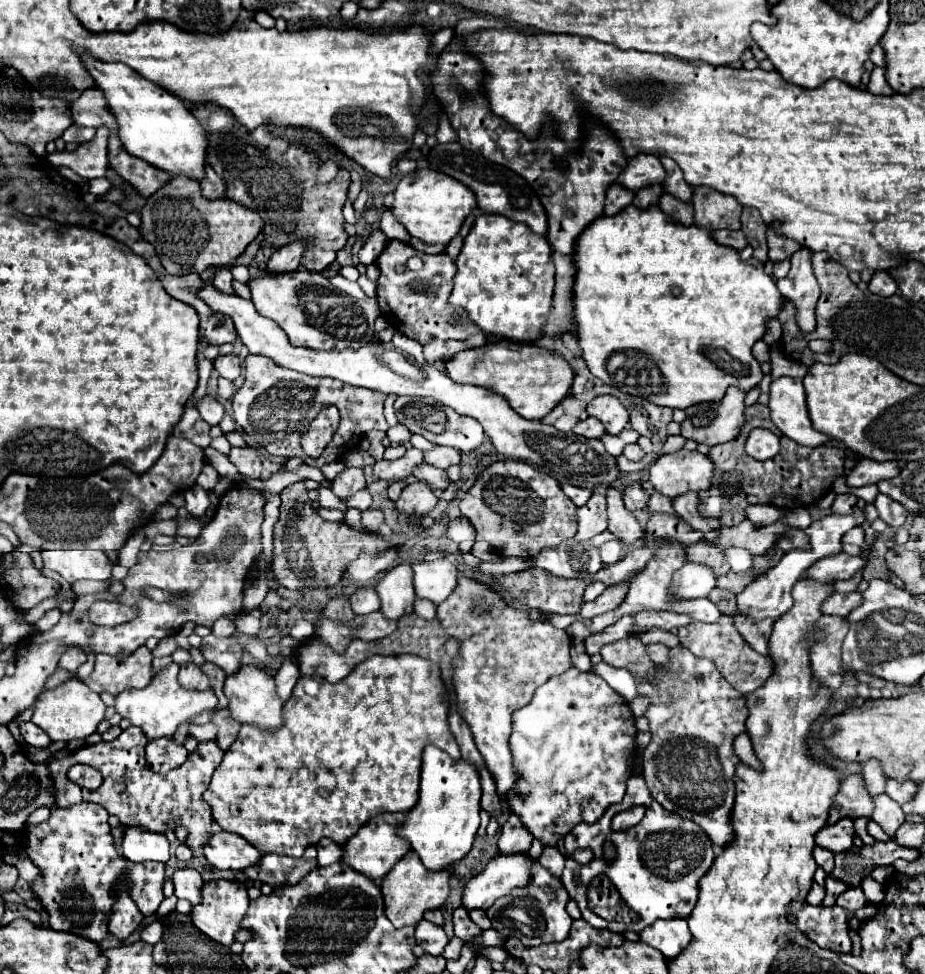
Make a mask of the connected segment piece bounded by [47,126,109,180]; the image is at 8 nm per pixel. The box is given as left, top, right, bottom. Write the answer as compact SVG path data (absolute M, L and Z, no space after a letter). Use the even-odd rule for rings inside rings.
M101 126L97 128L97 134L91 142L79 144L71 154L49 154L47 160L53 166L67 166L87 180L105 176L109 166L107 138L109 138L109 128Z

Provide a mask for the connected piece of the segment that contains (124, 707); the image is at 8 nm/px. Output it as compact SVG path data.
M173 662L163 672L159 672L149 686L141 688L141 690L137 690L137 688L123 690L121 694L117 694L115 710L125 720L129 720L133 726L139 726L149 740L163 738L163 736L171 738L179 724L187 724L187 720L191 716L197 716L203 710L213 710L217 706L217 698L215 698L215 694L211 694L211 688L203 690L203 692L183 690L177 682L177 670L179 670L179 666Z

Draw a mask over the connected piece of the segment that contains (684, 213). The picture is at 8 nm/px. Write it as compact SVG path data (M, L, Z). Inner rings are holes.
M663 194L661 200L659 200L659 208L679 224L693 224L693 206L691 206L691 202L671 198L671 194Z

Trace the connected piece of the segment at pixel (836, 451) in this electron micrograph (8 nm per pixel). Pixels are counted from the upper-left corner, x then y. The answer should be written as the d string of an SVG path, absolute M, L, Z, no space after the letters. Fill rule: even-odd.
M763 404L749 406L747 422L739 438L711 448L709 458L715 462L713 484L709 490L699 492L699 498L717 496L721 500L721 506L723 506L721 510L723 514L719 516L721 526L737 526L739 522L743 522L745 504L775 504L779 508L815 504L823 494L831 490L833 480L843 474L843 462L845 462L845 454L841 448L827 448L827 446L809 448L809 446L791 442L791 438L783 438L783 434L779 434L779 430L775 430L775 426L771 424L769 408ZM753 428L773 430L781 438L781 450L775 458L759 462L745 454L745 440Z

